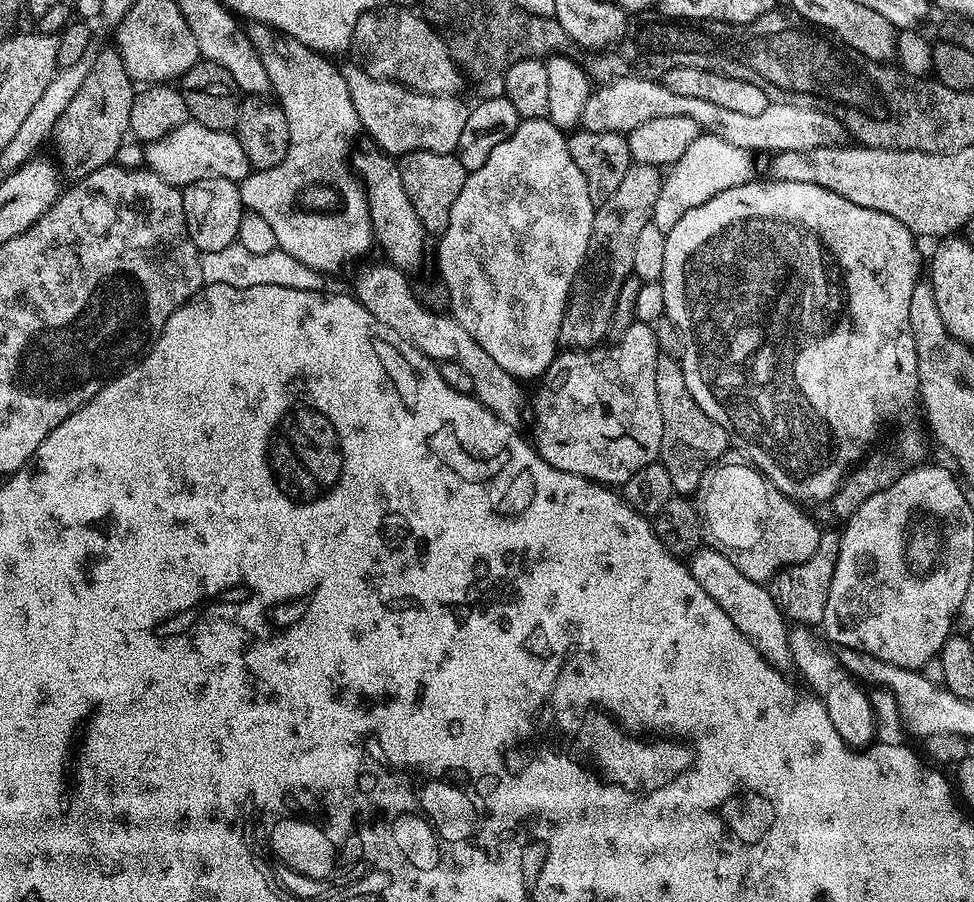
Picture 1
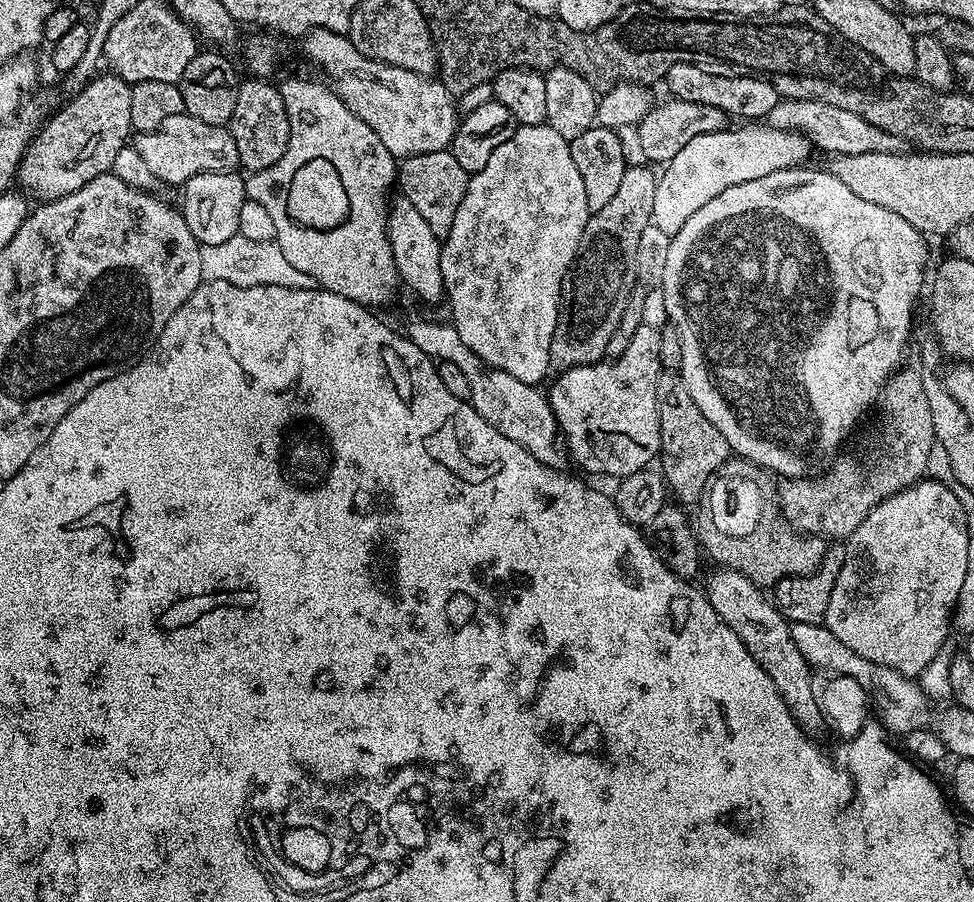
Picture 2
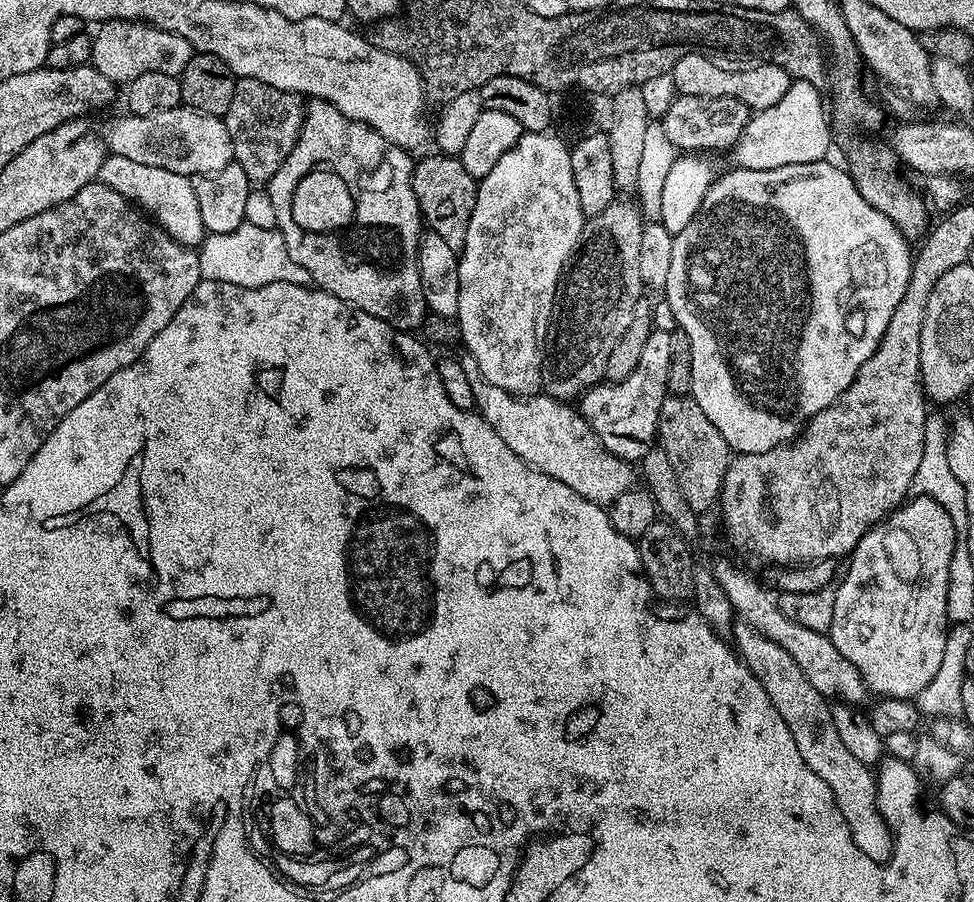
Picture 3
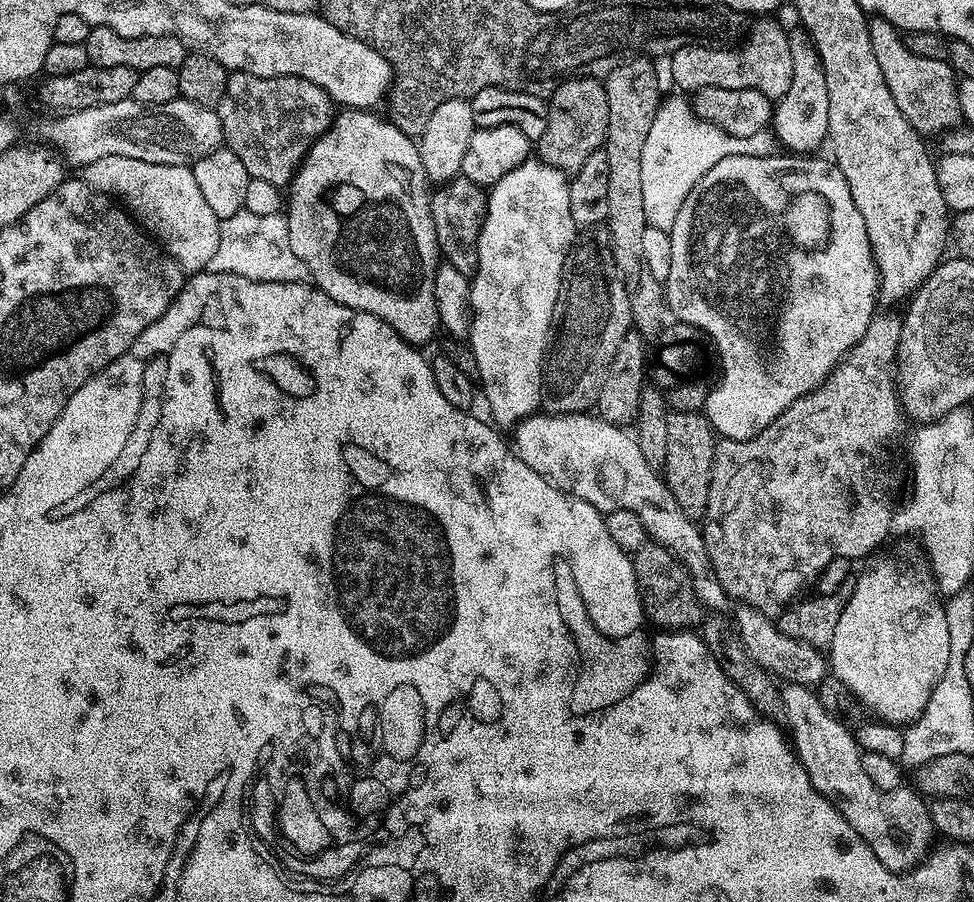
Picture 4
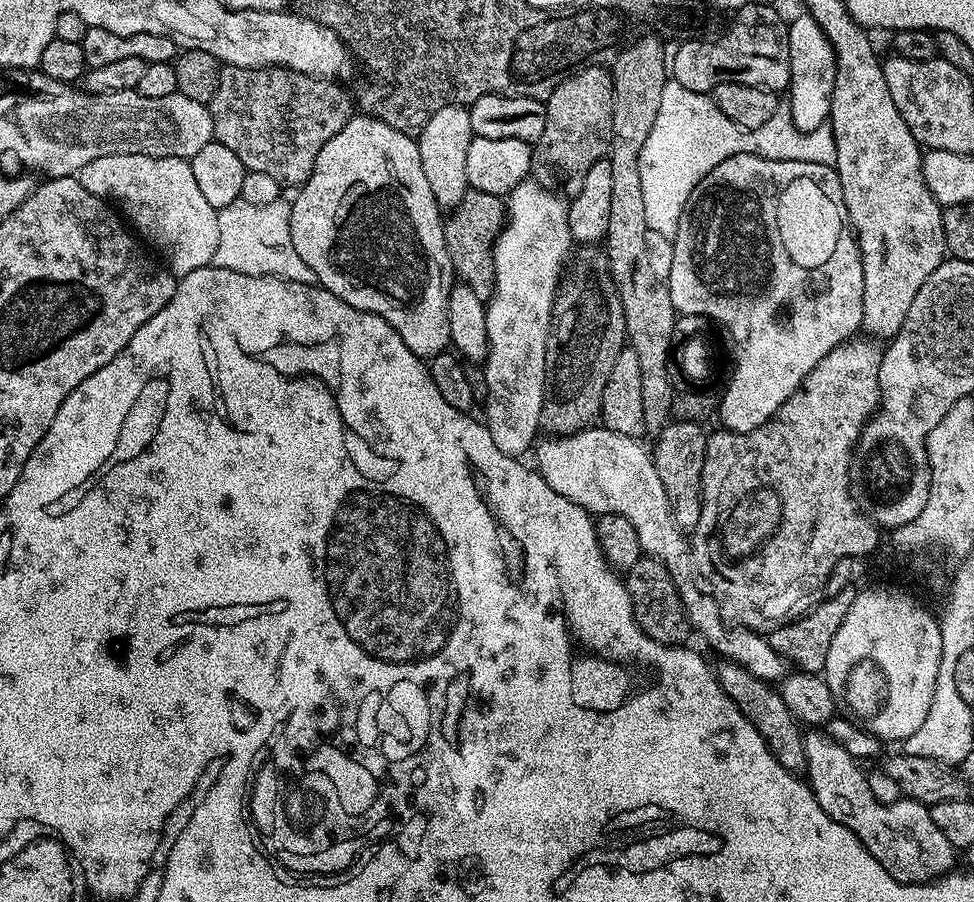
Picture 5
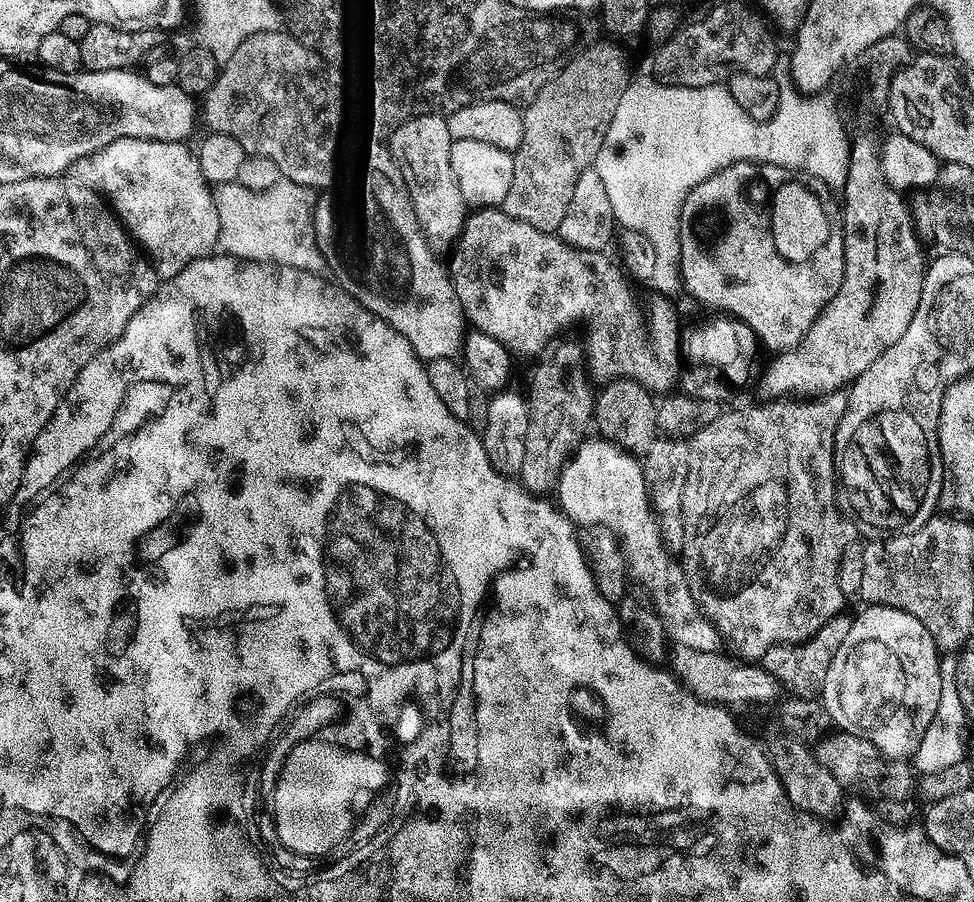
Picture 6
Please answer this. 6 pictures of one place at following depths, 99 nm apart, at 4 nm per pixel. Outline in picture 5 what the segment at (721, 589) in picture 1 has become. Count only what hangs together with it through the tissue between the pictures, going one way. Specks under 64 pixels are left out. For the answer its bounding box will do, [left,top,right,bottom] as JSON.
[804,730,957,884]

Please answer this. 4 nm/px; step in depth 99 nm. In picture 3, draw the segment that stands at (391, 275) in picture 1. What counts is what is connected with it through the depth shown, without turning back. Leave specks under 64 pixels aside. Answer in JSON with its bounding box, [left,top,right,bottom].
[459,354,633,506]

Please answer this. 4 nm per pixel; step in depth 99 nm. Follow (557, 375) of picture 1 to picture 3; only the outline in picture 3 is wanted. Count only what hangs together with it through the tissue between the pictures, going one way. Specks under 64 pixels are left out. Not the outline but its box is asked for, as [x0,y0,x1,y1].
[579,330,672,462]

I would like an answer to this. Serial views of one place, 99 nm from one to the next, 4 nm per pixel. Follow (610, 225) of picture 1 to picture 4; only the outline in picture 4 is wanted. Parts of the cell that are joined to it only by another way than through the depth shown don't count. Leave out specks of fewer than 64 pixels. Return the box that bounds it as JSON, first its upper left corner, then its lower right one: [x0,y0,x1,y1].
[540,226,632,414]

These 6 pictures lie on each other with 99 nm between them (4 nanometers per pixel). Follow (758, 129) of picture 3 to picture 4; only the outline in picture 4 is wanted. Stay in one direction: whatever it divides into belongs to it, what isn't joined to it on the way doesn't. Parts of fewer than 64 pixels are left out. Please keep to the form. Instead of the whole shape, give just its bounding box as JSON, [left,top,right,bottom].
[771,30,830,154]

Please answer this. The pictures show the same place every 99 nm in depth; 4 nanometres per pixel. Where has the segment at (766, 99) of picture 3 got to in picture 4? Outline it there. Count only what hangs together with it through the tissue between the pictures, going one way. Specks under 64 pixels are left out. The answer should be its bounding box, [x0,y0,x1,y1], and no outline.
[667,18,794,102]

